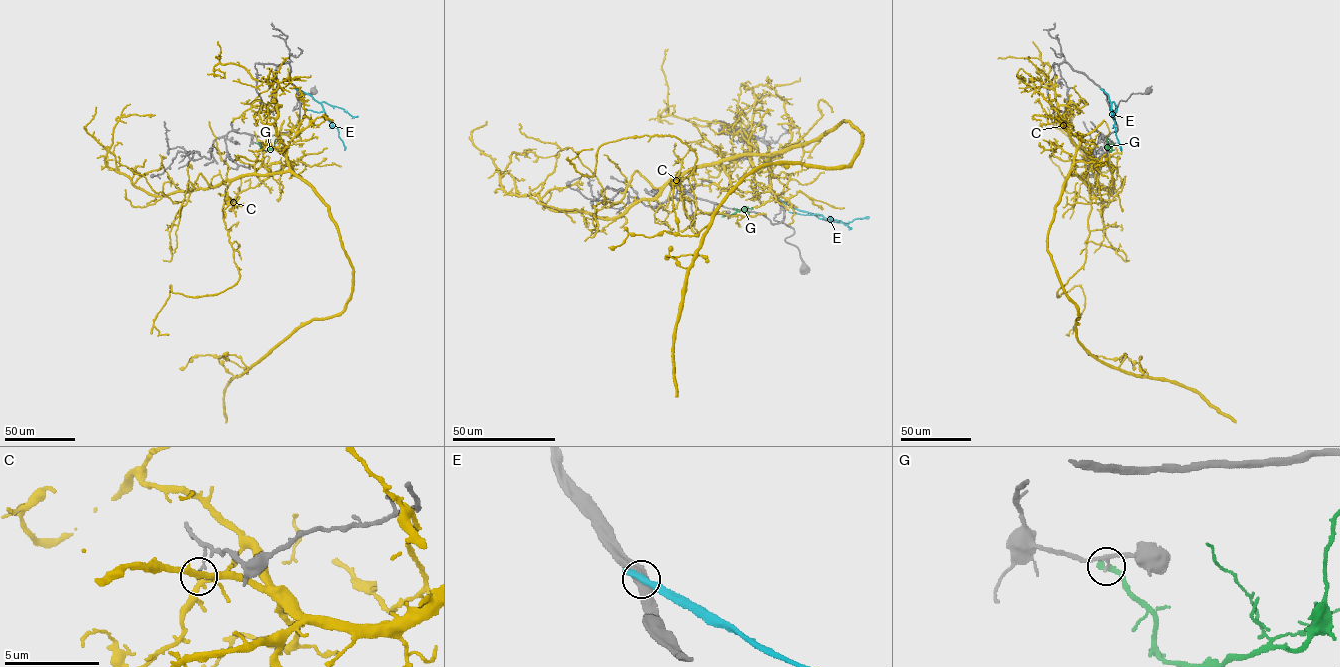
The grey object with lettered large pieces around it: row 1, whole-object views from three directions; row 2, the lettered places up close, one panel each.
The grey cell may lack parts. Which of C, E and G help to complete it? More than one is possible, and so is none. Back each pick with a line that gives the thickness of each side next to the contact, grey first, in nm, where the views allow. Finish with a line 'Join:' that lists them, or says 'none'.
Join: none

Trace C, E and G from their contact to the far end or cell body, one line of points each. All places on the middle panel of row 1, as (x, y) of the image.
C: (726, 166), (751, 137), (761, 167), (861, 134), (846, 166), (765, 164), (722, 203), (676, 396)
E: (779, 199), (800, 210), (840, 221), (849, 229)
G: (723, 216), (752, 207)

